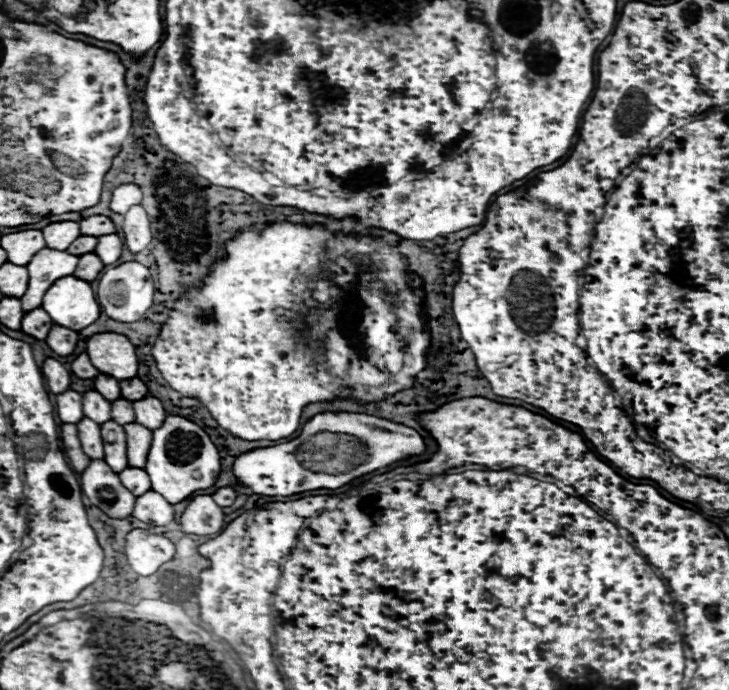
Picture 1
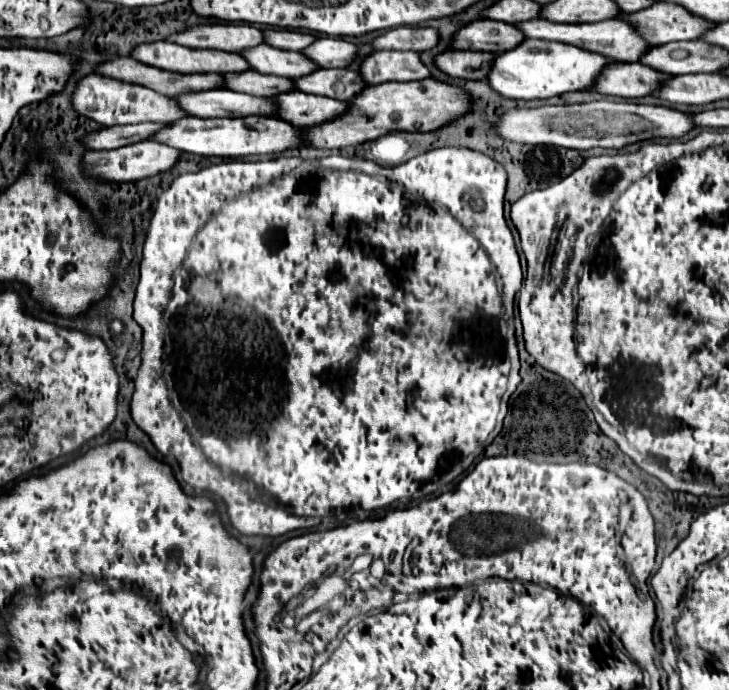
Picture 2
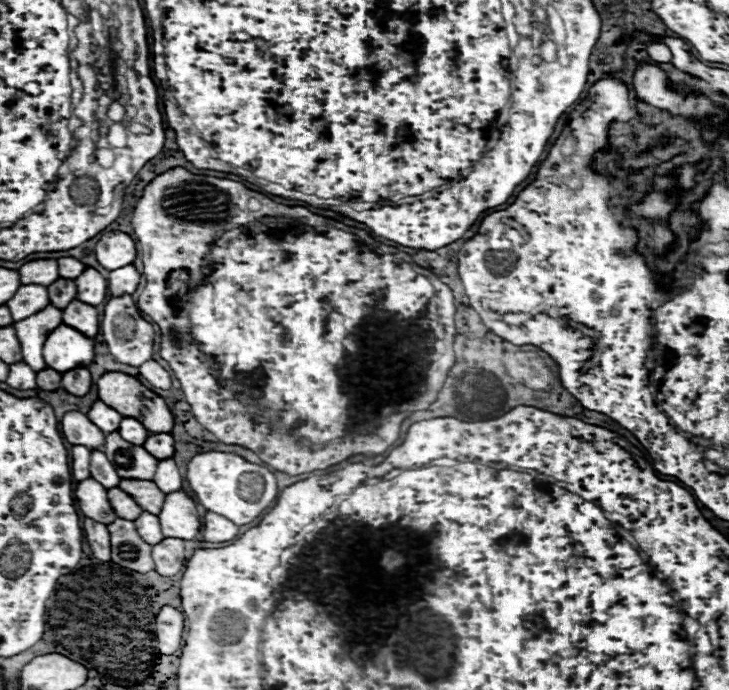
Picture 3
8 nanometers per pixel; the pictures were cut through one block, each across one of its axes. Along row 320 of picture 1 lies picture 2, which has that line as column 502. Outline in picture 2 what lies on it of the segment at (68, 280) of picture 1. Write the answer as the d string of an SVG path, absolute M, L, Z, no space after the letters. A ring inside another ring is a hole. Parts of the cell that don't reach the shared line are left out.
M524 40L518 48L496 56L488 74L488 84L506 98L552 98L574 90L590 90L596 84L596 78L602 74L604 66L610 66L612 62L616 60L578 46L550 40Z

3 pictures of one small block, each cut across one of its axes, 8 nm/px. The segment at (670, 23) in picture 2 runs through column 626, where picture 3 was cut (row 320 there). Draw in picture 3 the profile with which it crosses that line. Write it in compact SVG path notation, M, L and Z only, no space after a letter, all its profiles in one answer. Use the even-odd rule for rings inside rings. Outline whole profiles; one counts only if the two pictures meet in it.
M20 286L18 294L14 294L14 298L10 298L10 302L6 304L10 310L10 316L14 322L20 322L40 310L46 308L48 302L48 290L44 286Z

